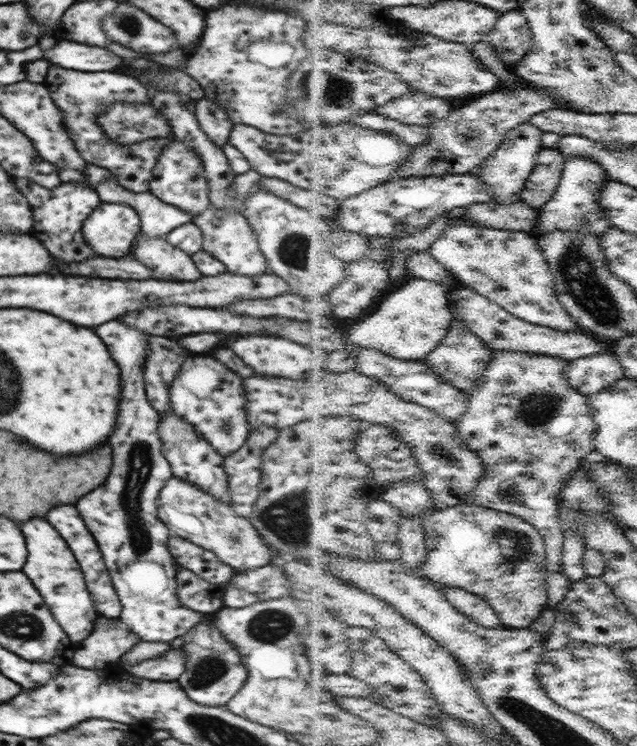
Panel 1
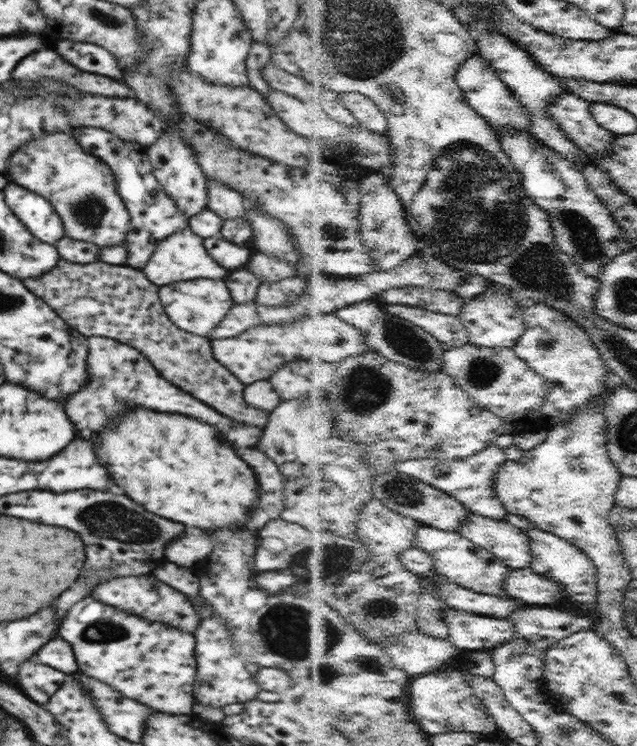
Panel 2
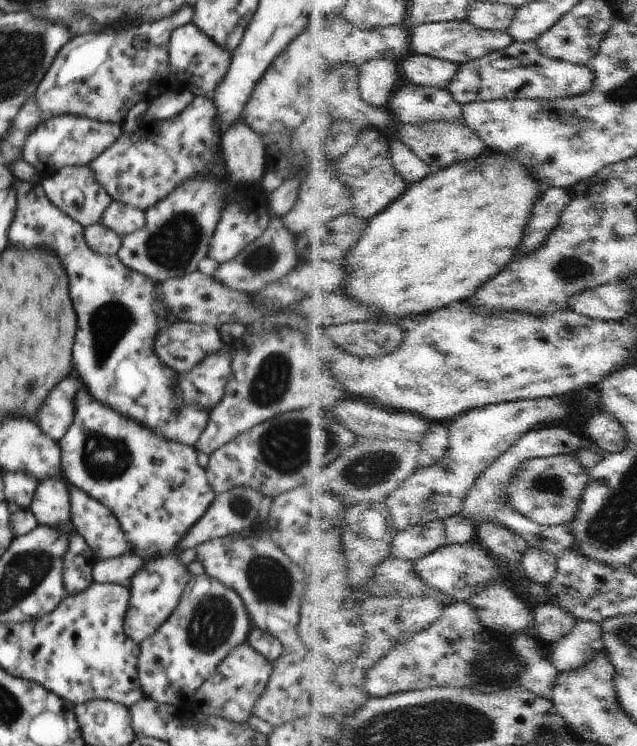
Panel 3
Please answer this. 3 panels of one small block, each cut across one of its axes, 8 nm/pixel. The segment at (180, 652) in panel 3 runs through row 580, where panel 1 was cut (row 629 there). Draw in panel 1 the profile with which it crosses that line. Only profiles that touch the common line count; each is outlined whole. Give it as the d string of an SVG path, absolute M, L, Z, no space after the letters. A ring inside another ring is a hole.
M207 614L200 624L196 624L184 636L182 649L188 658L186 668L177 682L195 703L211 707L225 706L244 686L249 672L242 663L238 650L232 648L232 644L226 642L214 626L213 615Z

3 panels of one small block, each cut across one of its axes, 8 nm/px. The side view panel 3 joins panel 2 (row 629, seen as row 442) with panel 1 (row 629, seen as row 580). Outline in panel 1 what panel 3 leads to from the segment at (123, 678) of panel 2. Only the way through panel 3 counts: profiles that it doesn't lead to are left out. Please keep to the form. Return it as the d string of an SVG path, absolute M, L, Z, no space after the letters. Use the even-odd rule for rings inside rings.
M117 319L98 326L96 334L104 340L114 362L120 368L122 404L118 406L118 424L114 426L114 432L110 434L114 466L111 466L112 470L104 484L97 486L94 492L88 492L86 496L82 496L76 502L76 508L98 543L114 590L122 604L120 622L143 642L171 643L172 640L186 635L196 624L200 624L207 614L190 610L179 600L175 560L167 545L172 532L157 515L156 500L166 481L173 477L173 472L170 463L163 455L161 437L158 436L159 413L152 408L150 401L146 400L147 394L144 392L142 368L147 357L146 348L149 346L150 334L142 332L141 329L132 328Z

